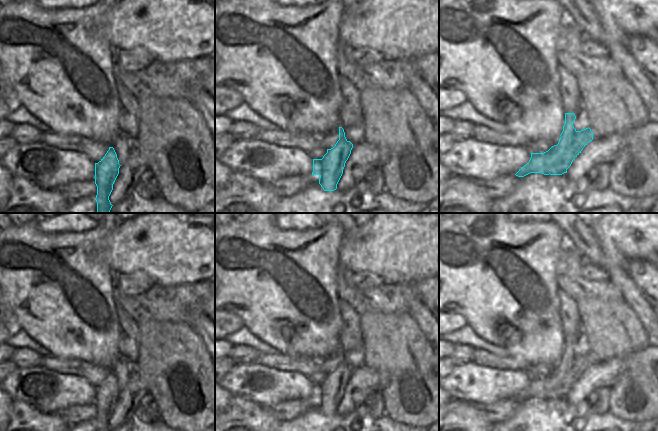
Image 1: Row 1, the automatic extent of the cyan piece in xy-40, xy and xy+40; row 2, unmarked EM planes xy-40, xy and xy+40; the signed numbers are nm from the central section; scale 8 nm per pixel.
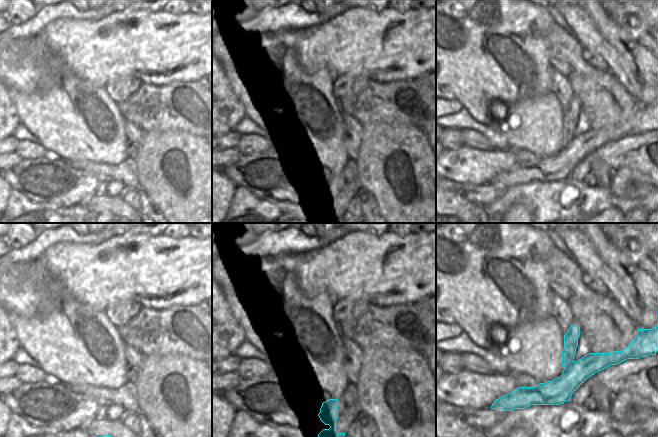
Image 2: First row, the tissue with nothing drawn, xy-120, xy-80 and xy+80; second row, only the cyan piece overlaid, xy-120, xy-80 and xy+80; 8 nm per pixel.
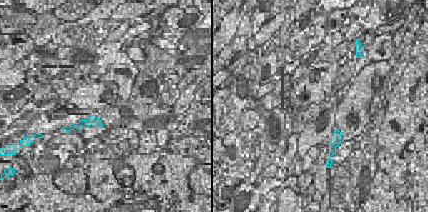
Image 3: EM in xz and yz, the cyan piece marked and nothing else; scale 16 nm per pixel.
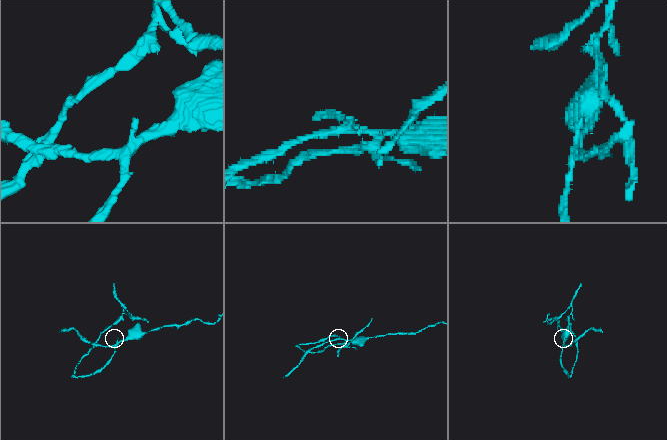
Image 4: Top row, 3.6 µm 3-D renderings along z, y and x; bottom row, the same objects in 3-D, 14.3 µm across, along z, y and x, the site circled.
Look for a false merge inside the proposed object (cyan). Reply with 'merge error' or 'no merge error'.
merge error

